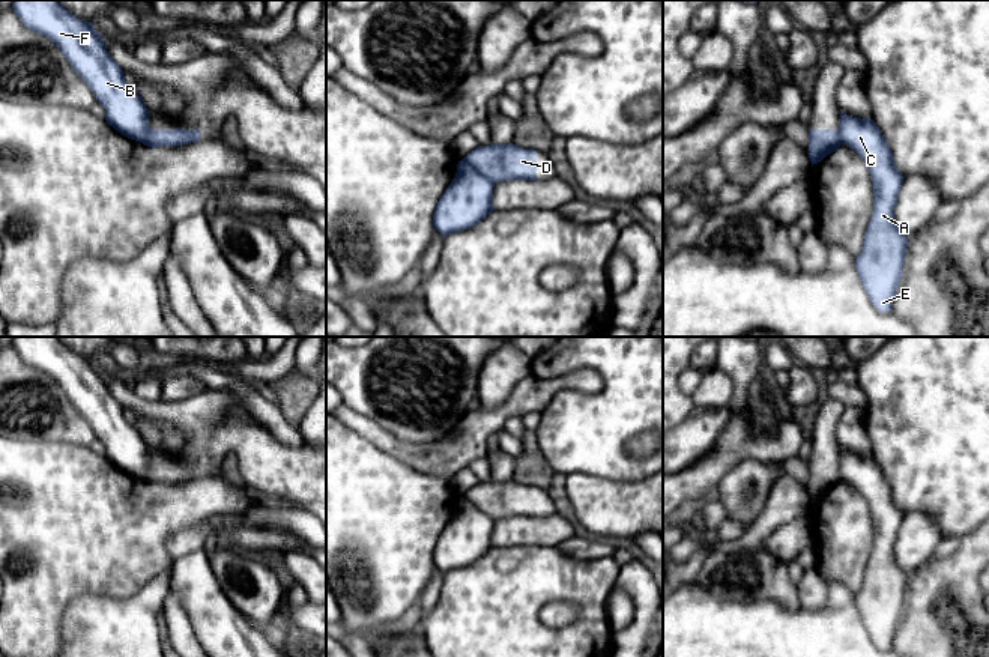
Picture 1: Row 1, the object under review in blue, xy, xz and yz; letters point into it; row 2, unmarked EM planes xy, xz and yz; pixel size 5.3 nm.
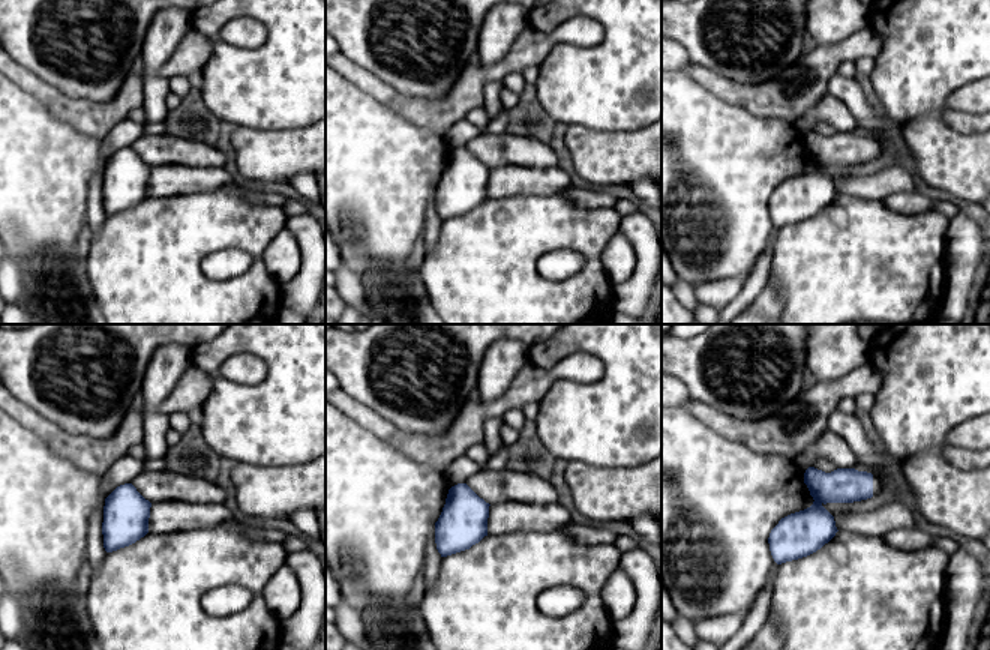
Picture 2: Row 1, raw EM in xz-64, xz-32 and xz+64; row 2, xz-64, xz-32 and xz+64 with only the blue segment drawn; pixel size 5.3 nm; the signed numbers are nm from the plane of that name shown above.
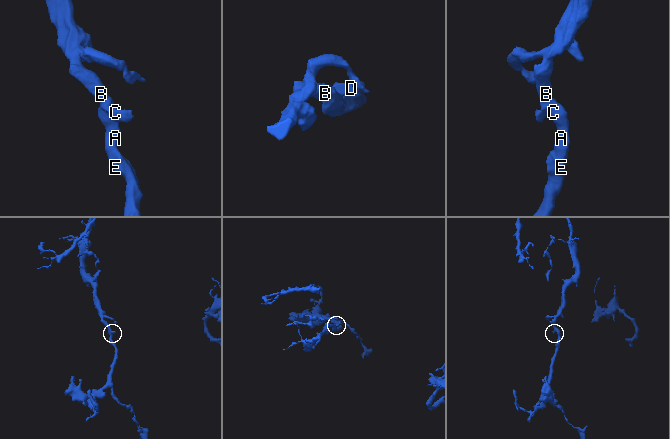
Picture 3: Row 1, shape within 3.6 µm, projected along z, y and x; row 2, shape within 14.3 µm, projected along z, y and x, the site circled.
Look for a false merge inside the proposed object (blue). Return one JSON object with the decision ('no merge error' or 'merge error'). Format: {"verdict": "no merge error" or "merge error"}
{"verdict": "merge error"}

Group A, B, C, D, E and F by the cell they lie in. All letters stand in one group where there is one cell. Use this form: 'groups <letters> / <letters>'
groups A B C E F / D

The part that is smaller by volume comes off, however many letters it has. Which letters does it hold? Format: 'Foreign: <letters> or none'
Foreign: D

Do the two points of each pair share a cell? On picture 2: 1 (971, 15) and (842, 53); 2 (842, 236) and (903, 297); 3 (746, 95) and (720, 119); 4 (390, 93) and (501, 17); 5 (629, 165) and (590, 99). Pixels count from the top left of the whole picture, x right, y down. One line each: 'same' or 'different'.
1: different
2: same
3: different
4: different
5: different

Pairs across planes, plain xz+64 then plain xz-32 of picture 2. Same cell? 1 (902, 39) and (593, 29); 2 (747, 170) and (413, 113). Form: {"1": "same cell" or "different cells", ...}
{"1": "different cells", "2": "different cells"}

